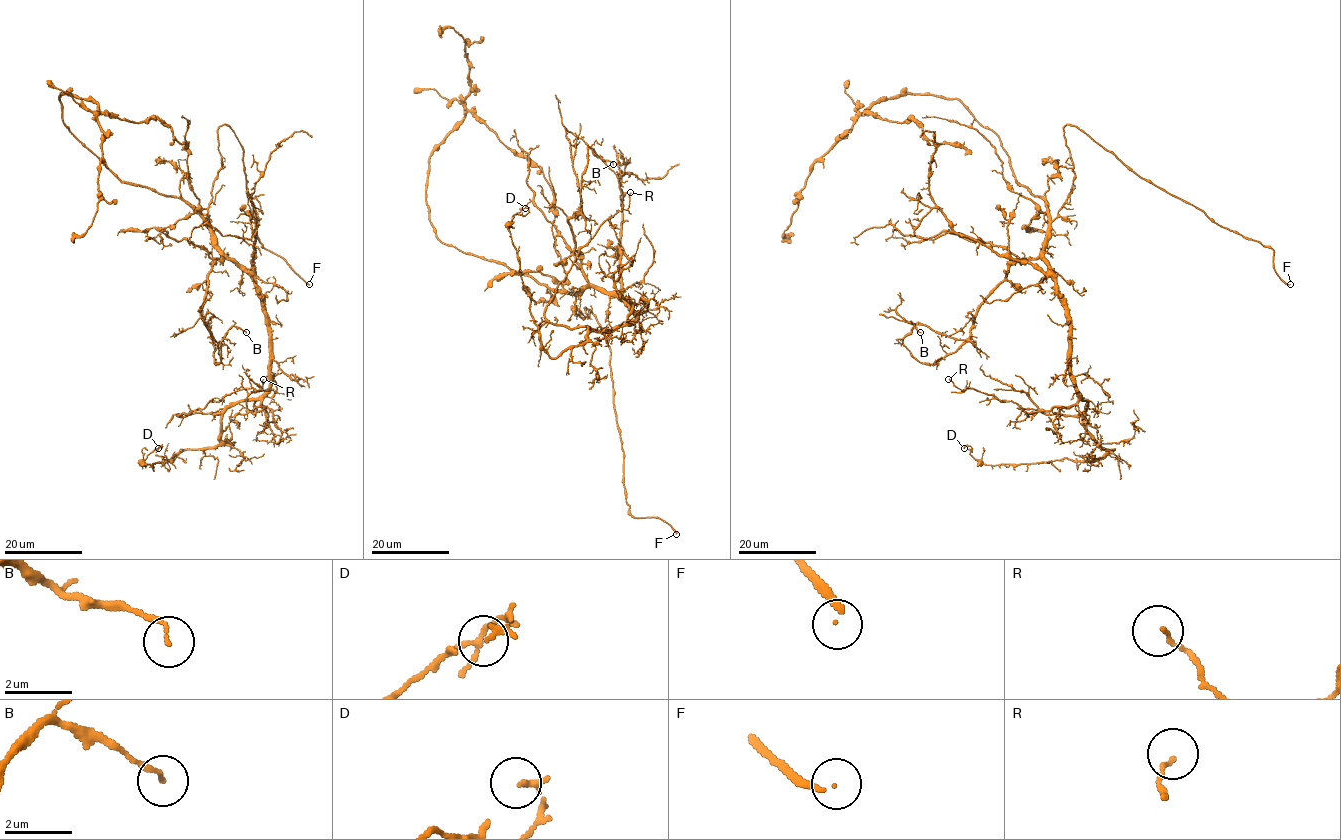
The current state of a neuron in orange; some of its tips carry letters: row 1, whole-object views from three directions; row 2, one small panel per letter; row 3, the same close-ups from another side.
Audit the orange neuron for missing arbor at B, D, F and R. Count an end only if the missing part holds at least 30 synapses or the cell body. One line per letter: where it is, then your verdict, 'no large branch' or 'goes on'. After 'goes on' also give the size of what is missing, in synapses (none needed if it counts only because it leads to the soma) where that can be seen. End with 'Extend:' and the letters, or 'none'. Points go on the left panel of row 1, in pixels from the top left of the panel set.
B: at (246, 332); no large branch
D: at (158, 448); no large branch
F: at (309, 284); goes on
R: at (263, 379); no large branch
Extend: F

